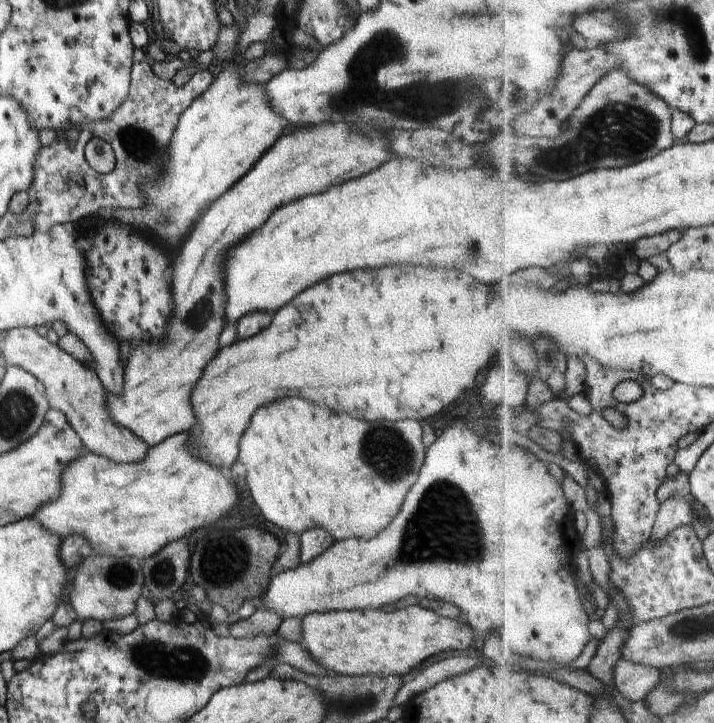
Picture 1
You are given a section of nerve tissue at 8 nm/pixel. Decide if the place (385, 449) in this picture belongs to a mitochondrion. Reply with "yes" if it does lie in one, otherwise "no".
yes

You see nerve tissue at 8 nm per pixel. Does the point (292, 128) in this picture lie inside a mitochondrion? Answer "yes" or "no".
no

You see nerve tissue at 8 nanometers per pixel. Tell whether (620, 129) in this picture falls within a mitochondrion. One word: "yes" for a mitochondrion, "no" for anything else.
yes

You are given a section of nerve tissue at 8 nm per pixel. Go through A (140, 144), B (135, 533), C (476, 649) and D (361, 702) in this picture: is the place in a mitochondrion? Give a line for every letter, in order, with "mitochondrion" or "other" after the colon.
A: mitochondrion
B: other
C: other
D: mitochondrion

